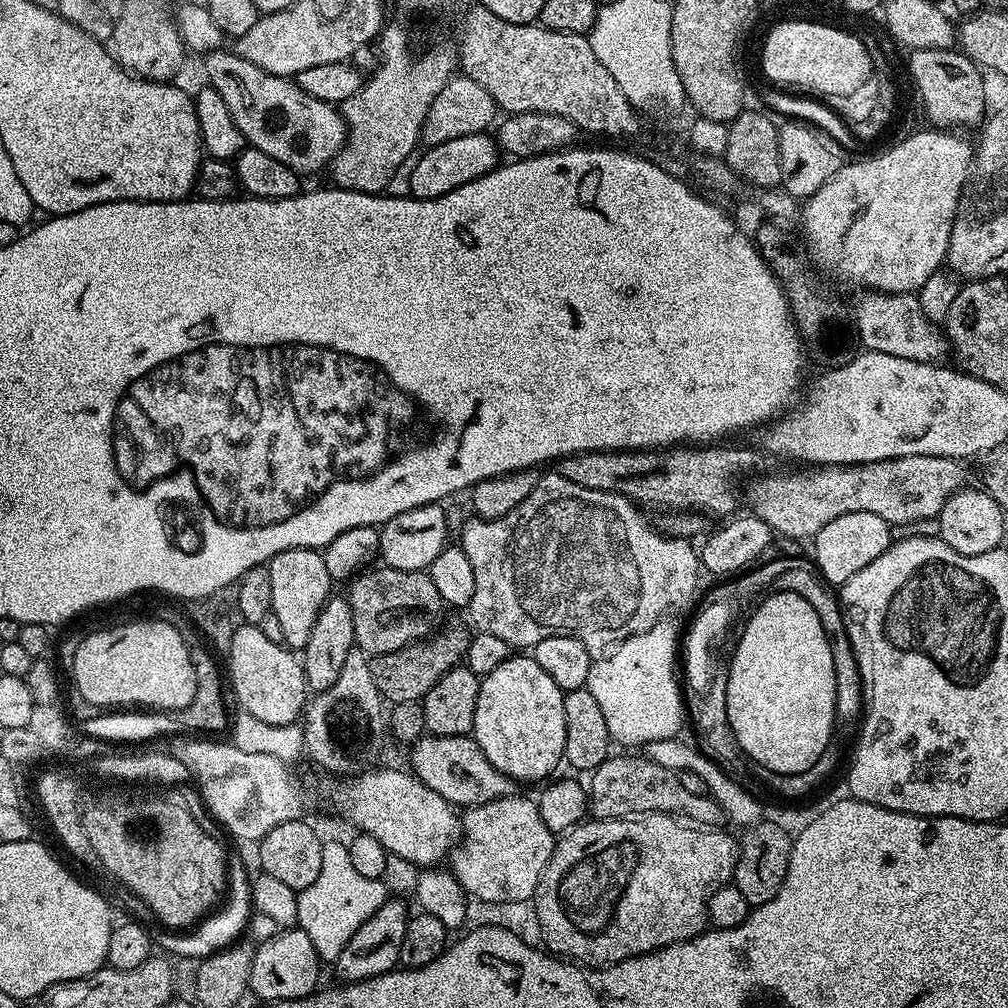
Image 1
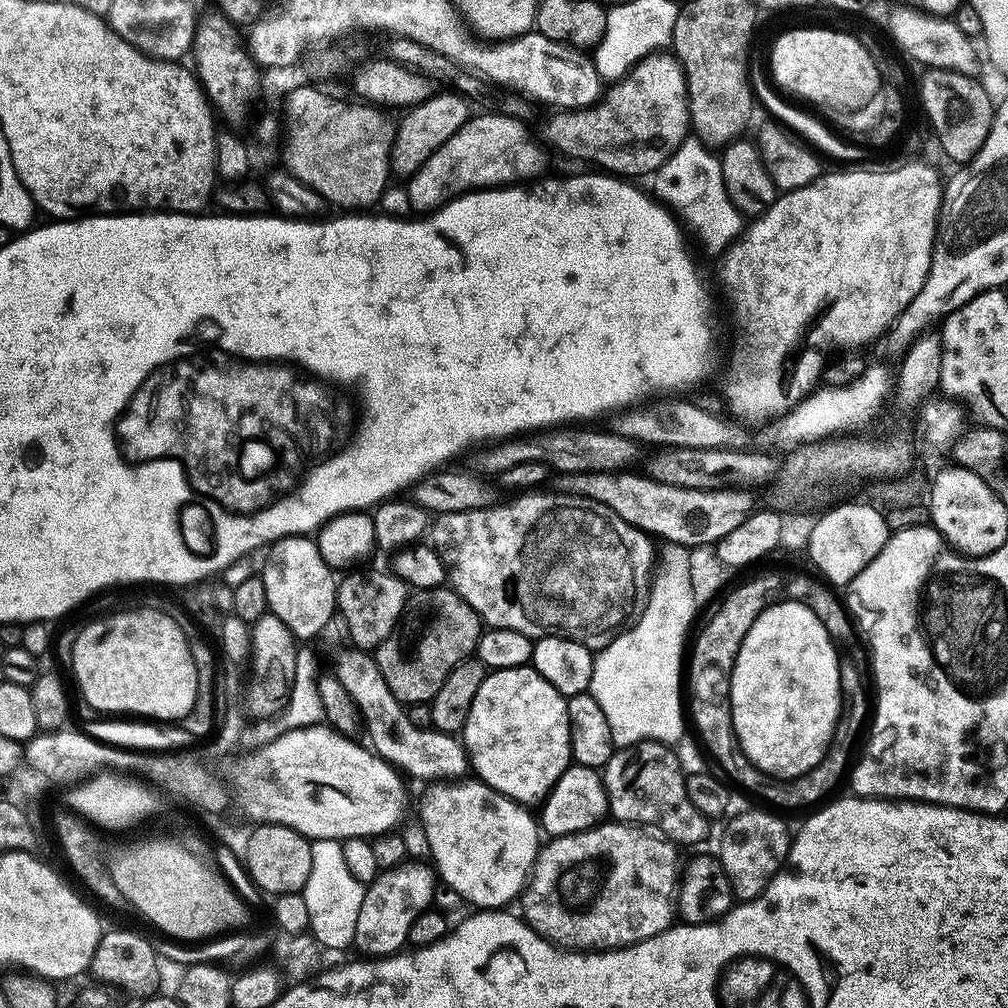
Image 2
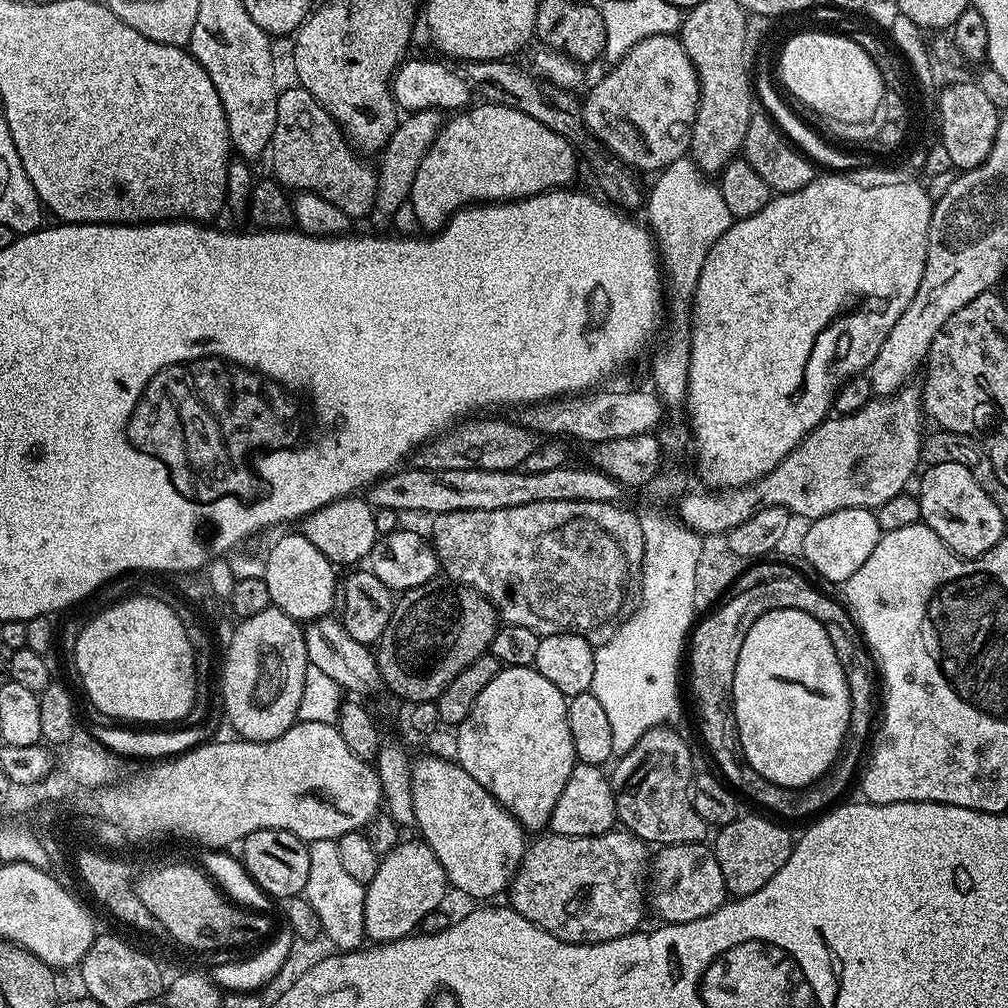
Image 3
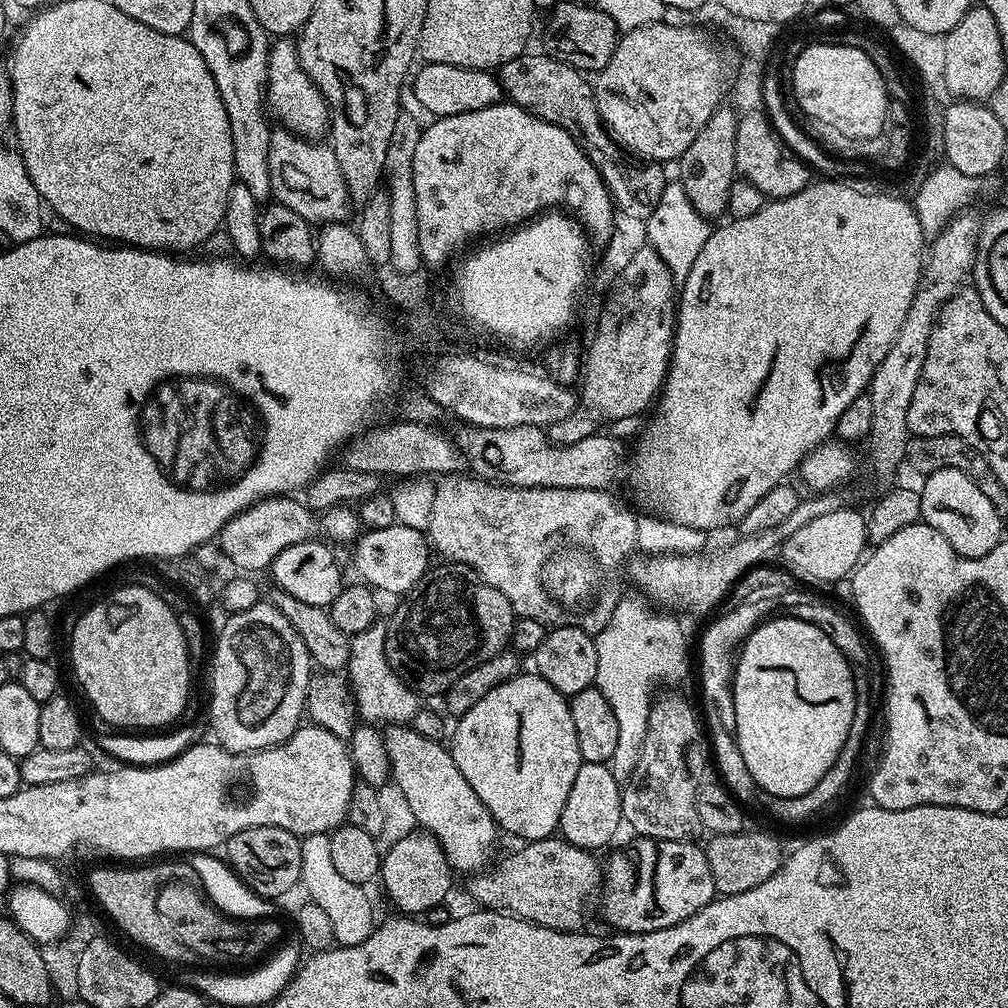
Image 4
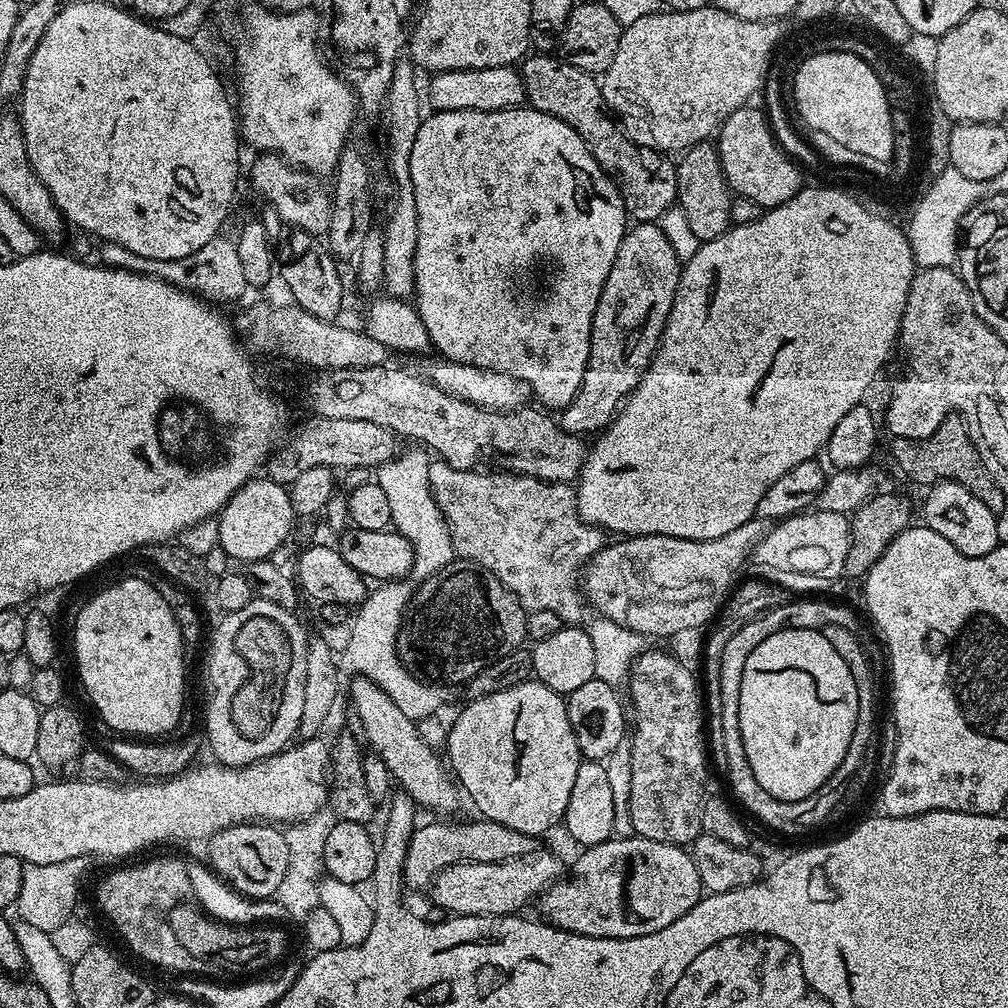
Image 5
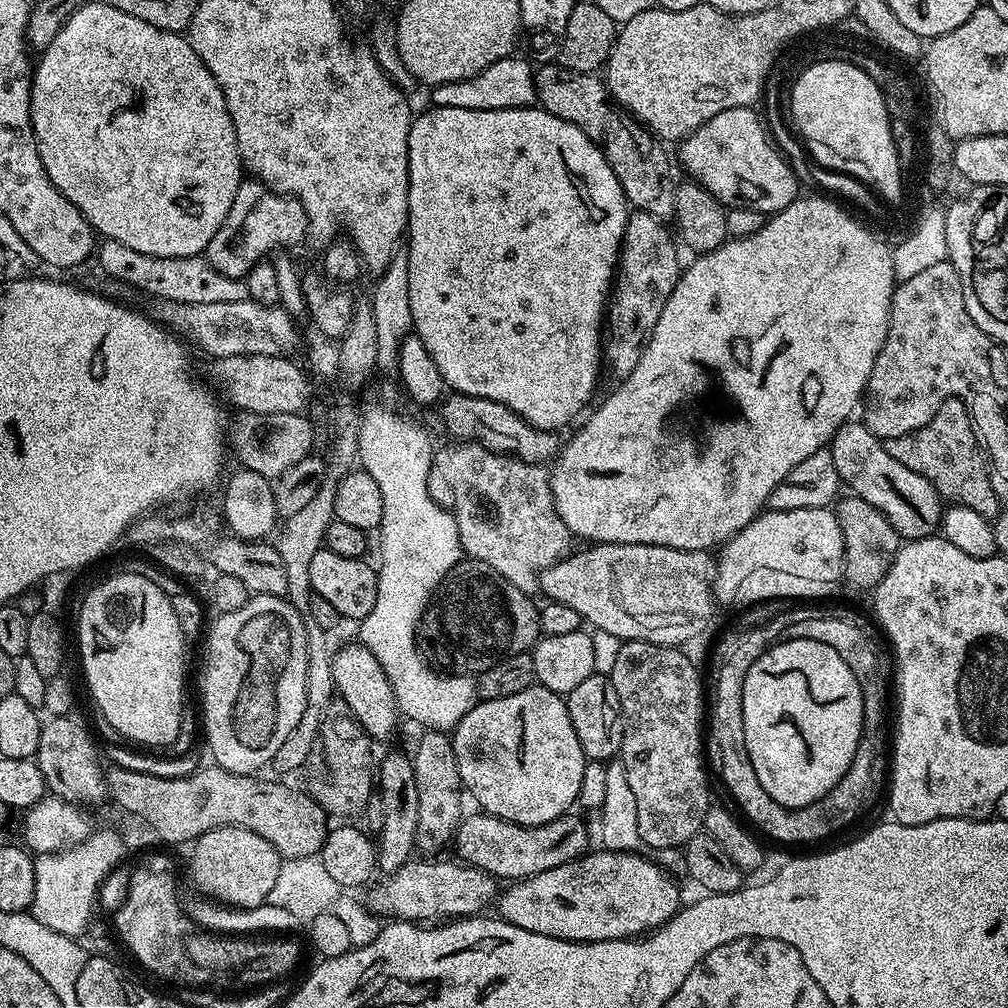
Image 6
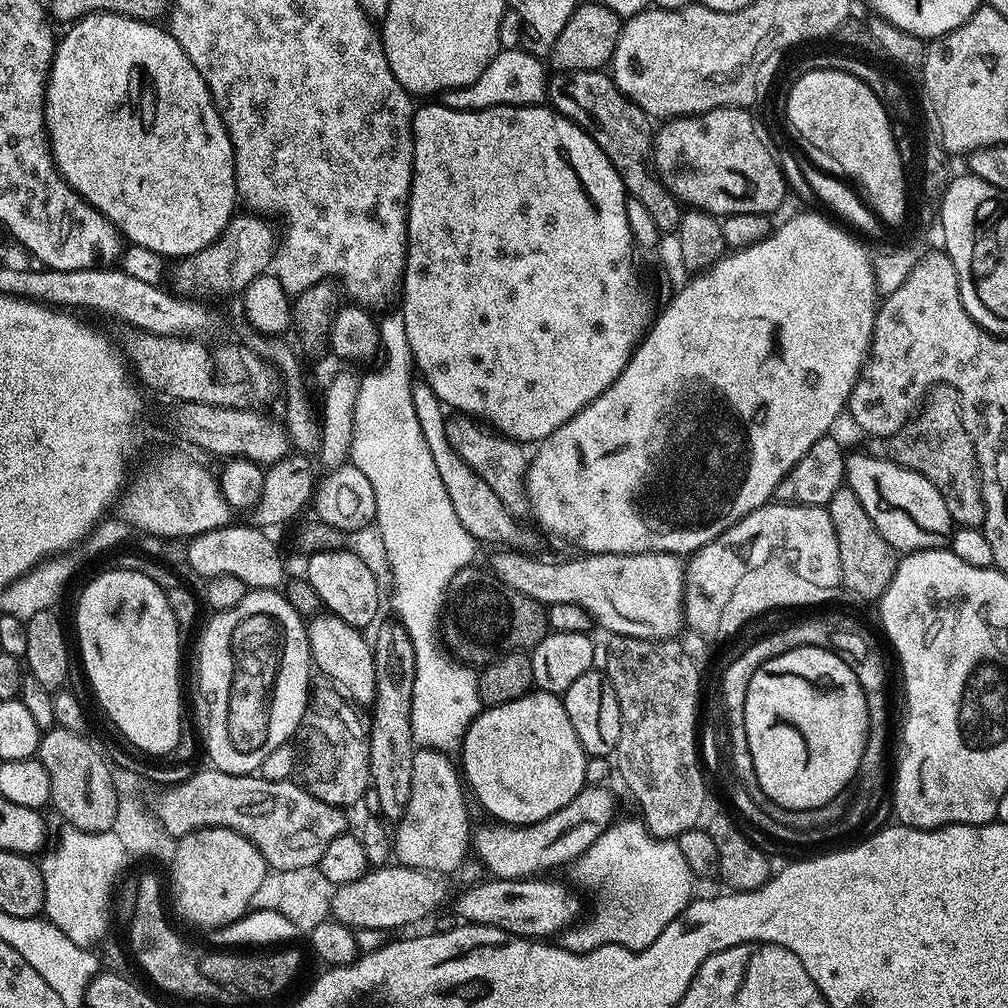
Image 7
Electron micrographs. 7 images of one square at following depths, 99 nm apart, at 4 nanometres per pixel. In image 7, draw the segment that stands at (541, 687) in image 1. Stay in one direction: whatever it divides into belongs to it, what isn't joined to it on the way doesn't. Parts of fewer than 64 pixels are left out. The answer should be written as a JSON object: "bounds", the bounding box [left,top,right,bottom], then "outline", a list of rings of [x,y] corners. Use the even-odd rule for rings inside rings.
{"bounds":[459,690,589,826],"outline":[[[533,690],[514,702],[485,707],[466,730],[459,756],[463,779],[474,800],[476,795],[477,802],[496,819],[493,821],[504,826],[538,822],[554,814],[554,810],[562,810],[566,802],[586,787],[584,775],[589,757],[578,742],[578,734],[574,734],[574,726],[570,726],[570,714],[566,714],[563,699],[554,692]]]}

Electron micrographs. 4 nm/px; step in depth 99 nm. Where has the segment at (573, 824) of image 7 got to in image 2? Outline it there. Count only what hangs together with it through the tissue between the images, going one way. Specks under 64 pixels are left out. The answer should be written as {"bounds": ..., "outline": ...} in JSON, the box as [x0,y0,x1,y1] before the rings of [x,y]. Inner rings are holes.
{"bounds":[352,862,434,958],"outline":[[[405,862],[398,868],[389,868],[381,871],[373,884],[367,885],[362,900],[362,910],[358,910],[358,926],[354,926],[354,938],[352,944],[361,952],[364,958],[383,958],[401,951],[400,947],[408,944],[408,935],[414,920],[425,912],[425,909],[433,903],[434,887],[432,888],[433,871],[420,864]]]}

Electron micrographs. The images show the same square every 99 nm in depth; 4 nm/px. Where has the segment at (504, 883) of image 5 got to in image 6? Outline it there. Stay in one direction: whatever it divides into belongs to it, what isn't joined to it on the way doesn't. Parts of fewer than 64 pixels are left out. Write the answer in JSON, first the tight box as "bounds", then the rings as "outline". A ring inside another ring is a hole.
{"bounds":[372,860,497,922],"outline":[[[420,860],[417,864],[406,863],[396,872],[385,875],[384,884],[378,885],[372,896],[373,902],[376,903],[375,911],[385,917],[388,915],[388,918],[409,922],[440,922],[445,918],[472,918],[483,913],[480,911],[491,900],[493,903],[497,899],[497,877],[481,868],[455,863],[447,864],[446,861],[440,860],[437,864],[427,864],[426,861]]]}

